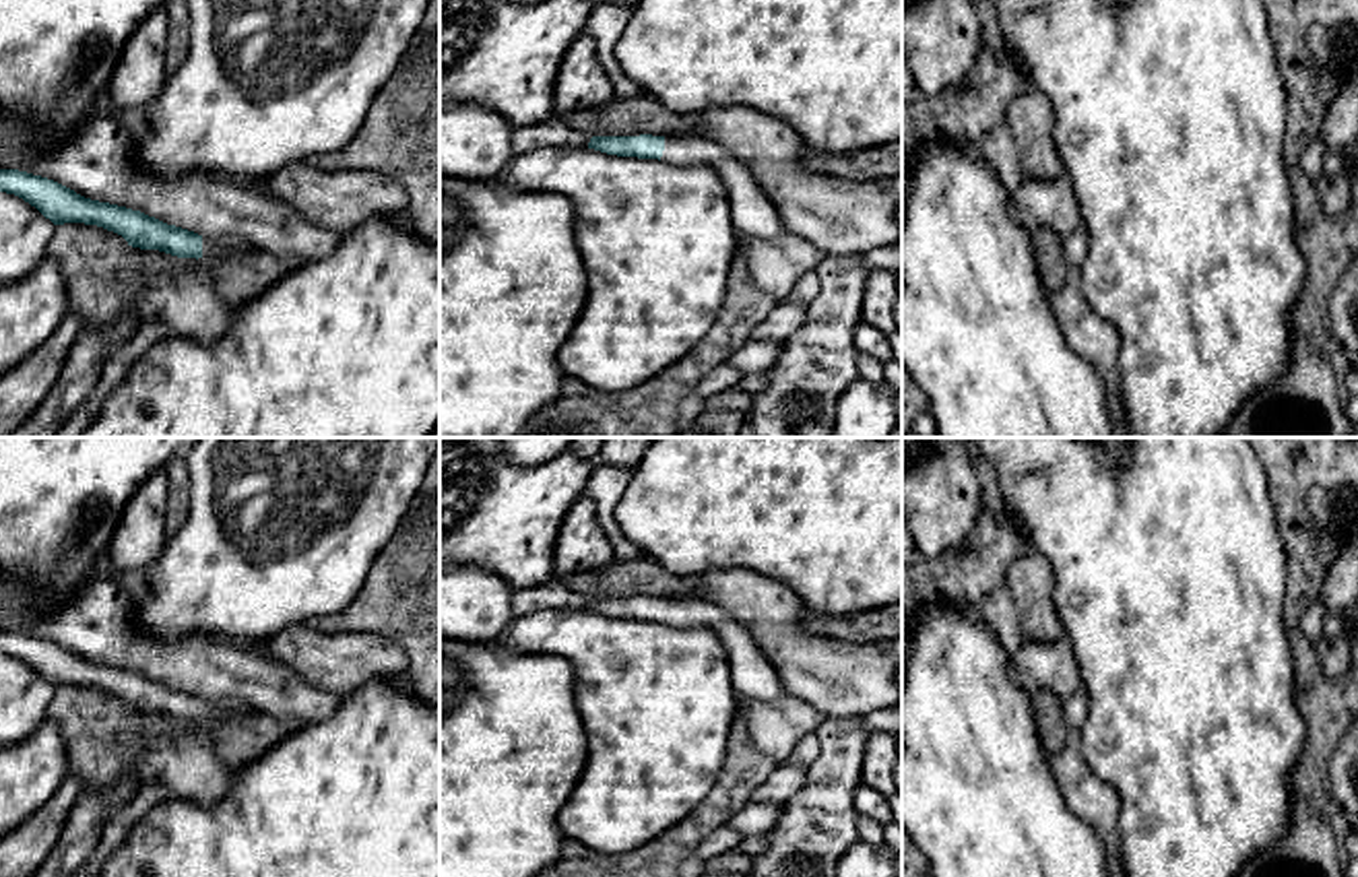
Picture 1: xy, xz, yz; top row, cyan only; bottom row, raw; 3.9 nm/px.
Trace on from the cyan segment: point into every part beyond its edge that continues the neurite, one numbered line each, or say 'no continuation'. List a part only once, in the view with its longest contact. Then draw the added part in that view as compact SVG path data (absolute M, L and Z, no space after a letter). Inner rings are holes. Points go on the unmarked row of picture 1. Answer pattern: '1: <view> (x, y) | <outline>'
1: xz (754, 675) | M665 598L660 623L671 627L708 627L726 648L737 695L780 700L786 691L772 662L755 646L747 627L706 600Z

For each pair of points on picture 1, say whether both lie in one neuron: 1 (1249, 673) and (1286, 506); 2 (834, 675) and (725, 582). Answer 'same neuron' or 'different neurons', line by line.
1: different neurons
2: same neuron

